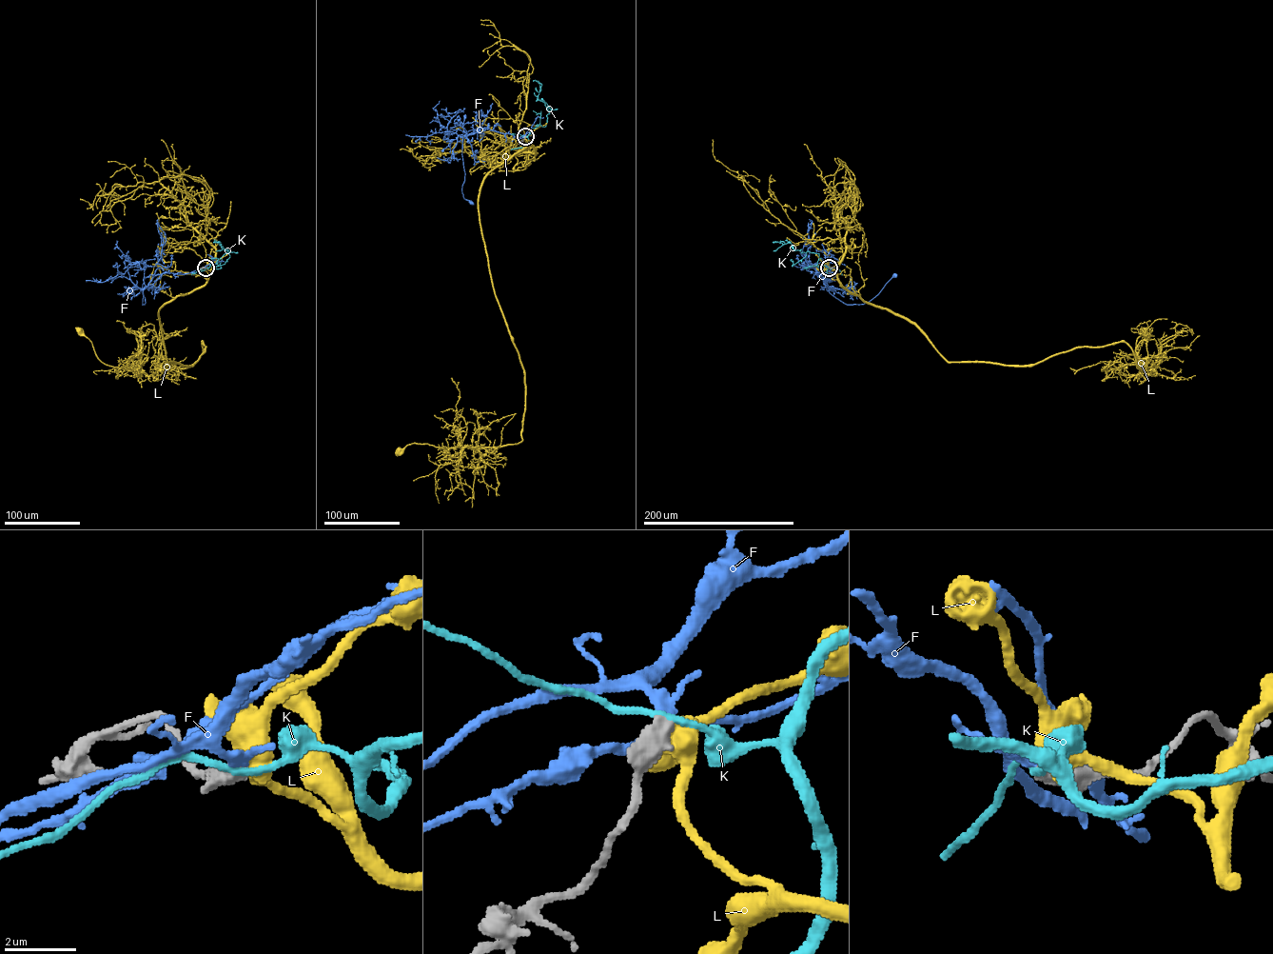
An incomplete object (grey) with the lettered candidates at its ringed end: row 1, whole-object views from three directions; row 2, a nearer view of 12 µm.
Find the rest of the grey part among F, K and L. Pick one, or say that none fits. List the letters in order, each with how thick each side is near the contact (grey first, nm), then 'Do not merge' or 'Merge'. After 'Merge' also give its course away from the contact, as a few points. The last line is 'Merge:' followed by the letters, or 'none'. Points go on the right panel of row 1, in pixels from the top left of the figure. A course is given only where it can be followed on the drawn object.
F: Thickness 500 nm (grey) against 220 nm. Merge. Its course: (829, 268), (826, 274), (820, 272), (825, 278), (829, 292), (851, 305), (868, 302), (894, 275)
K: Thickness 550 nm (grey) against 180 nm. Do not merge
L: Thickness 650 nm (grey) against 600 nm. Do not merge
Merge: F

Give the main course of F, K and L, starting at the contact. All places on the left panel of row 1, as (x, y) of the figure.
F: (205, 268), (184, 274), (155, 275), (143, 290), (143, 305), (145, 302), (142, 284), (146, 277), (151, 275)
K: (205, 268), (210, 266), (209, 259), (220, 259), (226, 251), (231, 252), (218, 243), (222, 249), (216, 251)
L: (205, 268), (159, 311), (168, 362), (191, 365), (205, 347), (188, 367), (106, 365), (80, 330)

